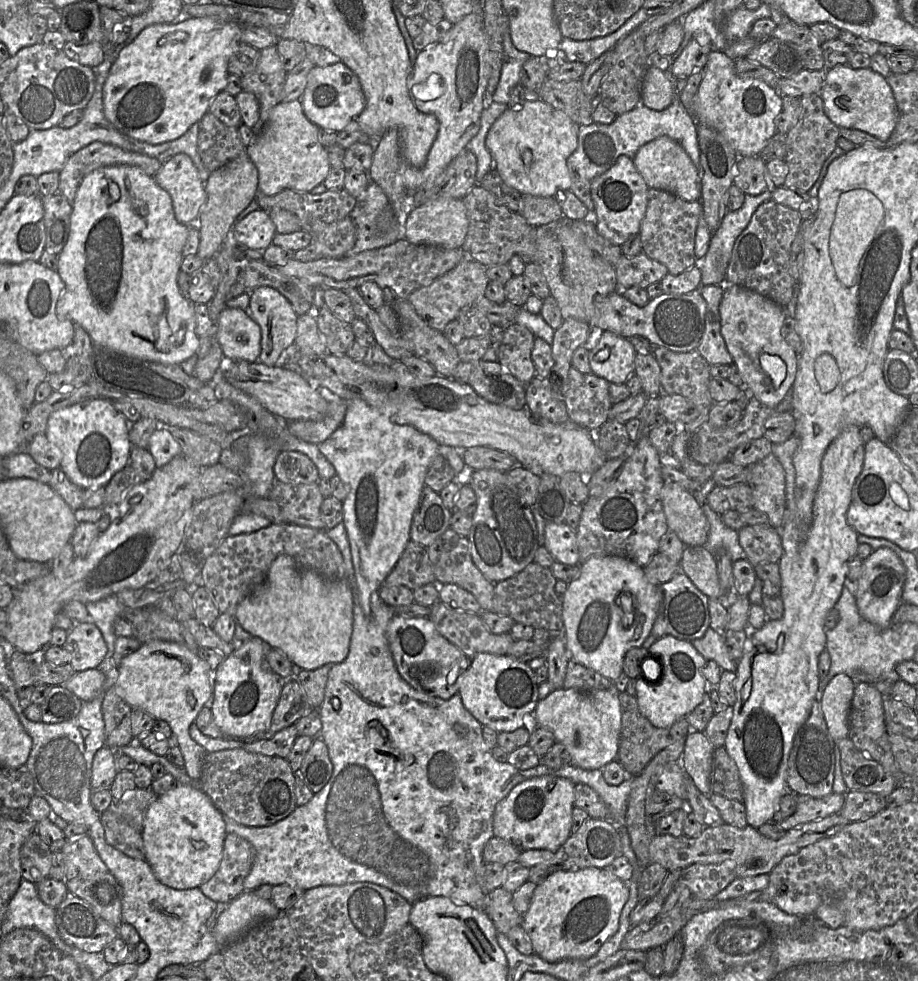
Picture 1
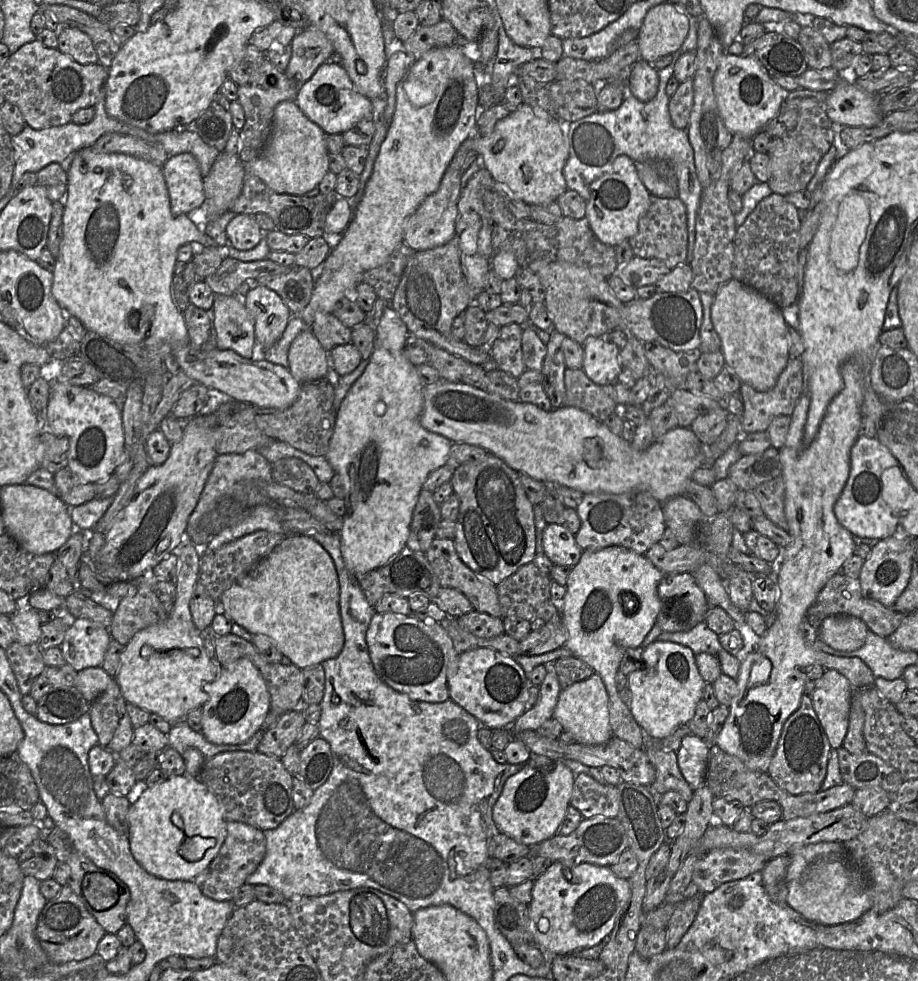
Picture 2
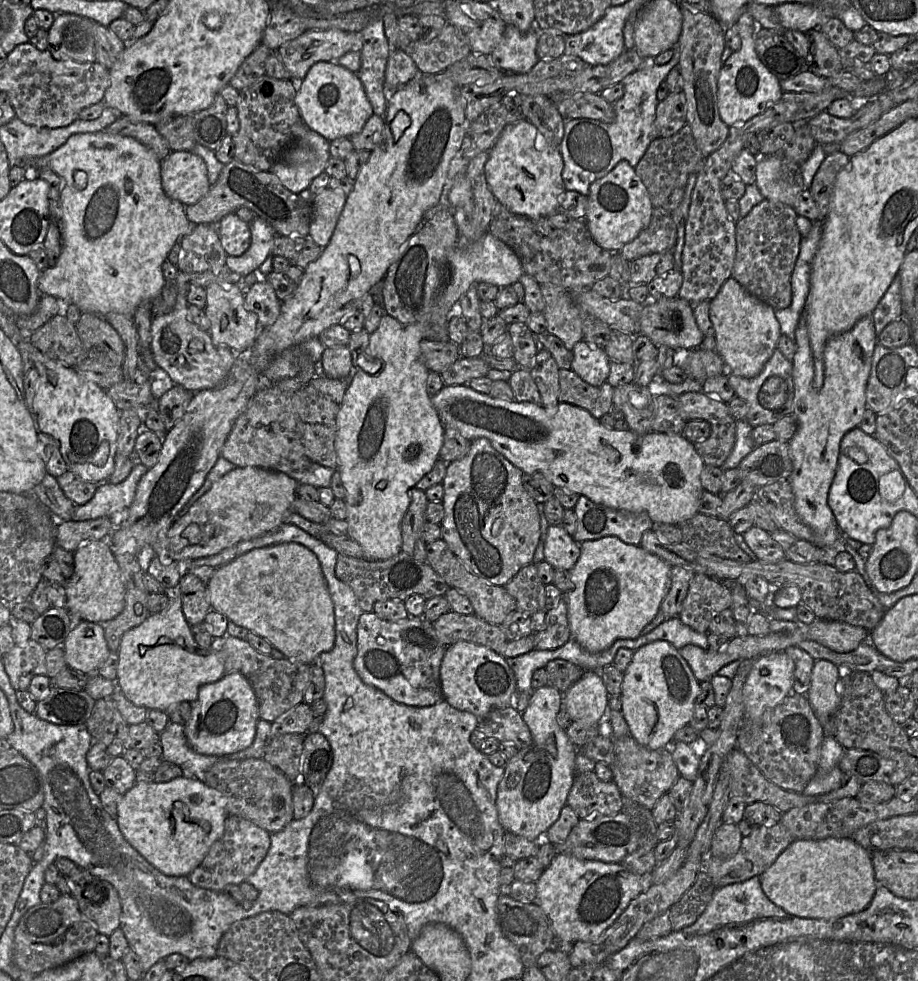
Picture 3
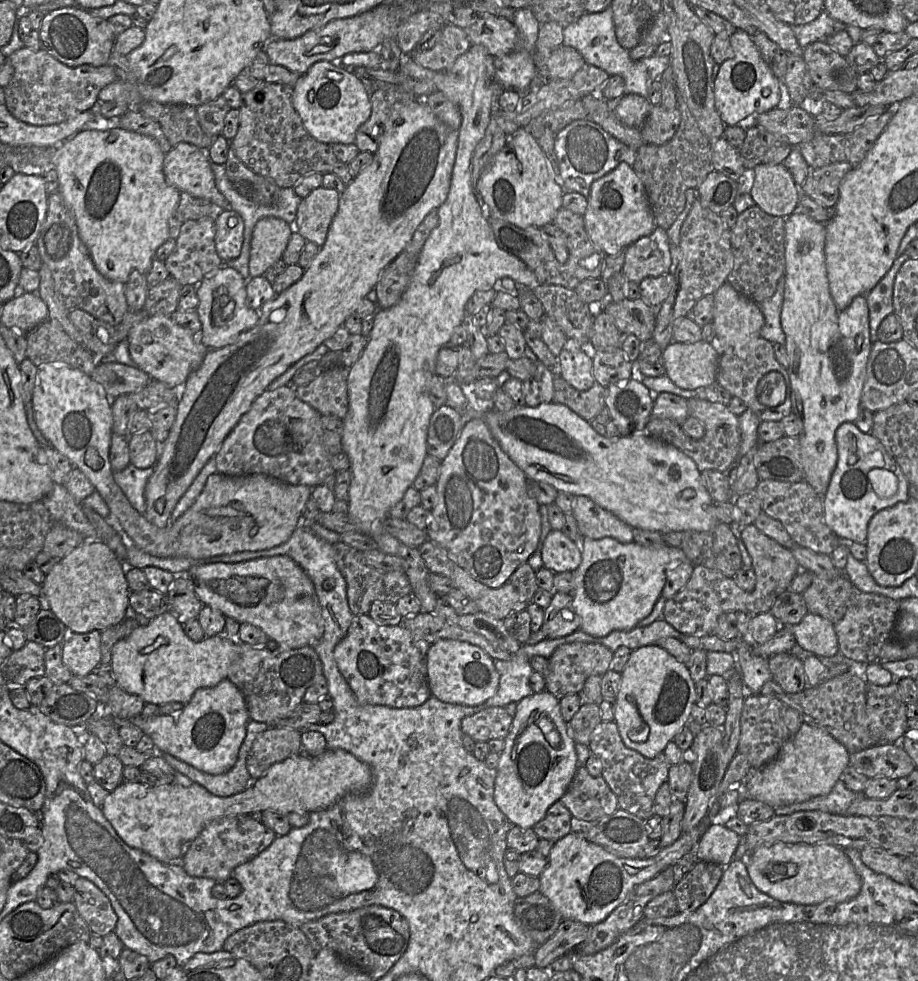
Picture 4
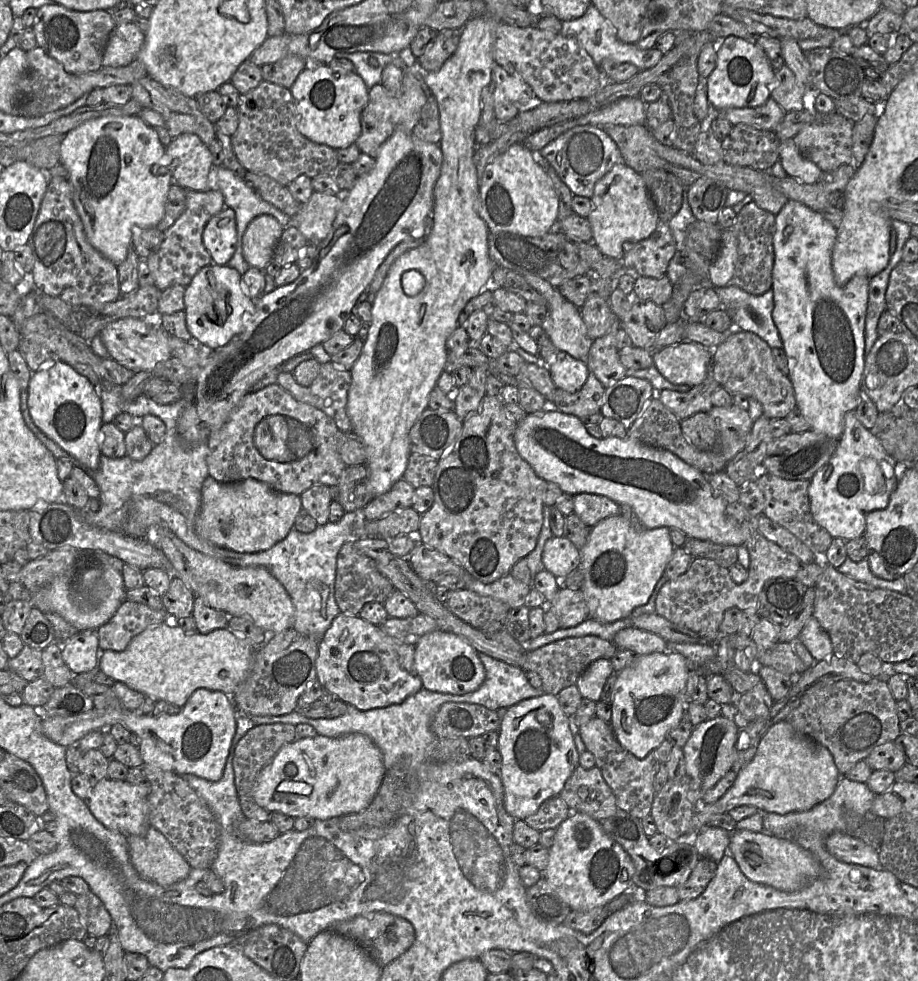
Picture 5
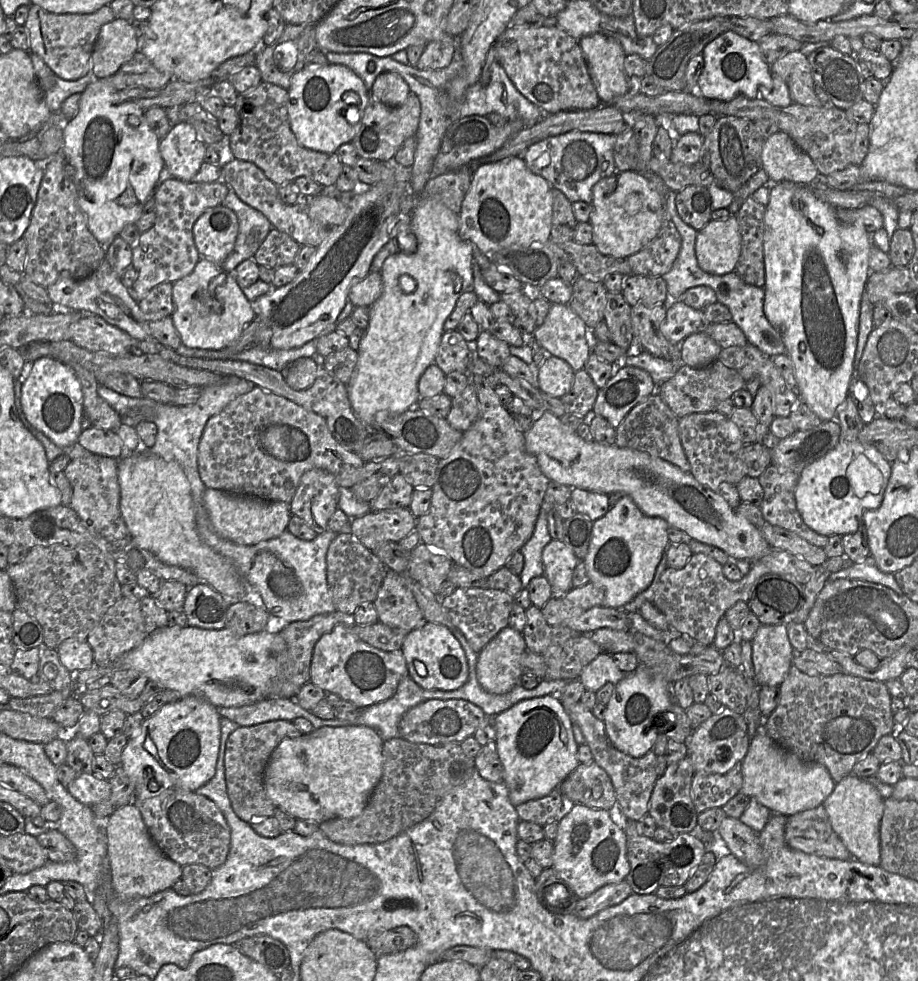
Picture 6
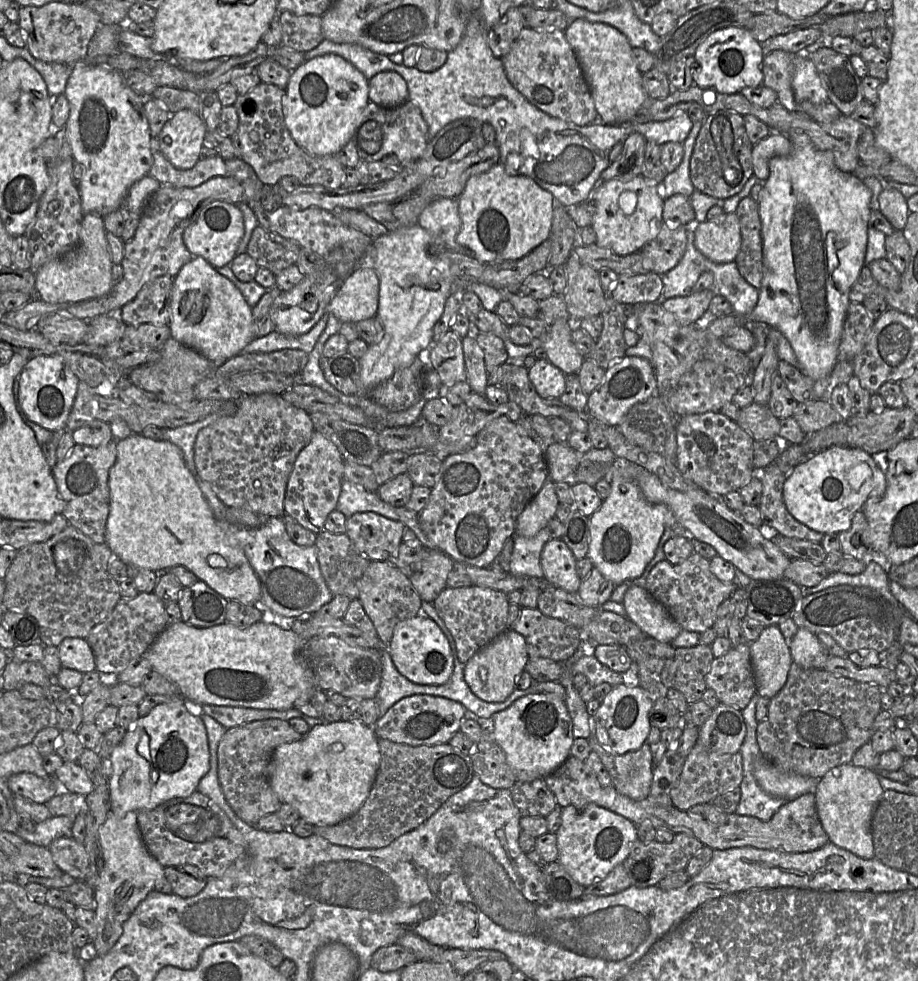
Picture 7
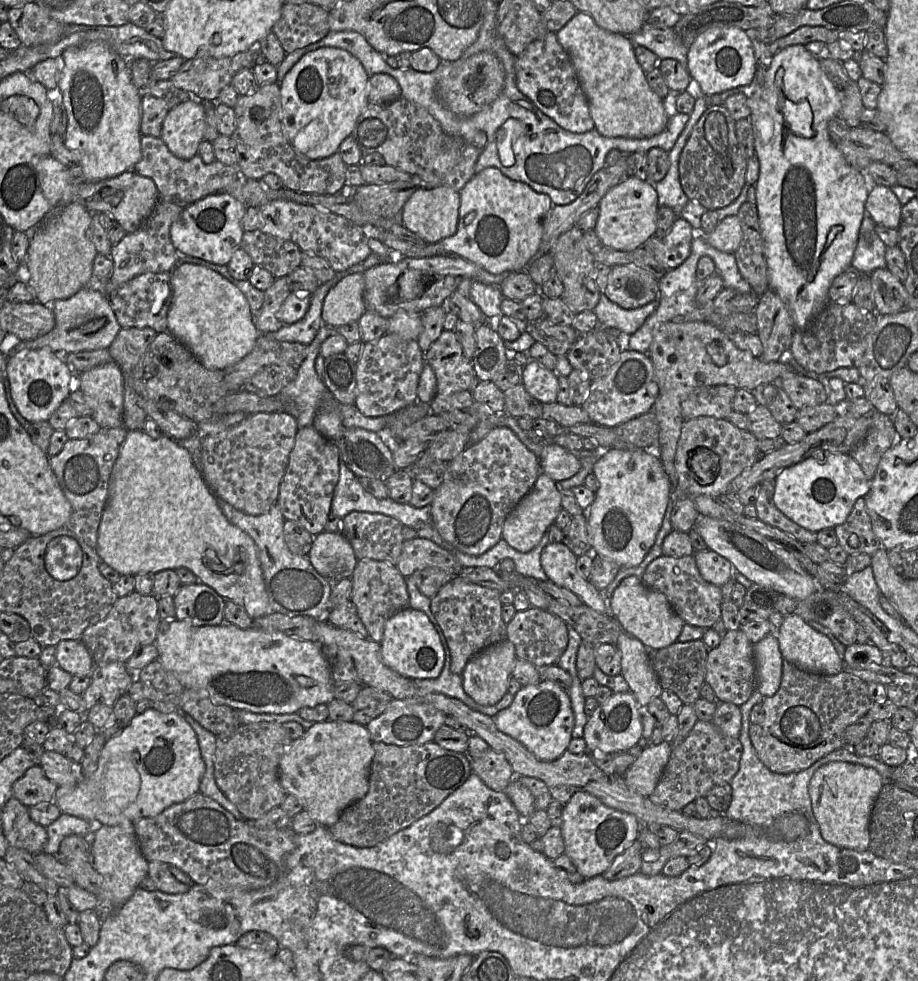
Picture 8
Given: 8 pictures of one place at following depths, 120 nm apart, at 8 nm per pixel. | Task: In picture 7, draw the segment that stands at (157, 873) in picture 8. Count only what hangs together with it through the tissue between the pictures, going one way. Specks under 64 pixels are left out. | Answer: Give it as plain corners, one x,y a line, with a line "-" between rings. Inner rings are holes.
196,866
164,867
165,879
171,884
172,894
190,898
199,894
207,885
207,878

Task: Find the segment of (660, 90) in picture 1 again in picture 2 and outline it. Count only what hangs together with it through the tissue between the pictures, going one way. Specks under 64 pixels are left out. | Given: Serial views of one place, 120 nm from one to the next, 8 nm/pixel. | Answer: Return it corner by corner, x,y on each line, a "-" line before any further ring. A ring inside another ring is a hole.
639,59
629,69
628,93
642,102
654,99
659,87
657,71
649,62

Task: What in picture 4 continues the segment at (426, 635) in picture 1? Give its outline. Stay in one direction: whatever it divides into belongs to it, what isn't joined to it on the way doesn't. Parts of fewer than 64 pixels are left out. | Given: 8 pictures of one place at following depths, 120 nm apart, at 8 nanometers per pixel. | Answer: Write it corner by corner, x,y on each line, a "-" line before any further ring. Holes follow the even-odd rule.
368,614
354,615
346,636
334,649
334,658
359,703
413,708
431,697
427,678
430,646
402,626
381,626

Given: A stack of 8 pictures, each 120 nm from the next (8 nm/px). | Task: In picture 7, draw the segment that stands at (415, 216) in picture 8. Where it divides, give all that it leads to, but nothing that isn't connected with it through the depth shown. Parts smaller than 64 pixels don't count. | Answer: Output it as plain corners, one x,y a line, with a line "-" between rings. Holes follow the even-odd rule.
457,199
434,200
421,212
417,224
436,237
436,243
442,243
454,252
471,255
456,242
456,236
461,230

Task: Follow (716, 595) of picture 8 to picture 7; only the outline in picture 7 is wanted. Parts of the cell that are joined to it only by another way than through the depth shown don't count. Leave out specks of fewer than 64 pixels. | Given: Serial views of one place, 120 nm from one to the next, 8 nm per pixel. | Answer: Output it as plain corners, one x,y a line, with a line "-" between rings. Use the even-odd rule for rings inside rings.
693,552
685,561
679,564
672,564
666,559
658,562
646,579
646,589
649,594
665,607
681,628
697,633
702,633
713,627
718,607
725,599
730,598
738,587
740,586
732,582
720,581
711,572
709,560
696,552

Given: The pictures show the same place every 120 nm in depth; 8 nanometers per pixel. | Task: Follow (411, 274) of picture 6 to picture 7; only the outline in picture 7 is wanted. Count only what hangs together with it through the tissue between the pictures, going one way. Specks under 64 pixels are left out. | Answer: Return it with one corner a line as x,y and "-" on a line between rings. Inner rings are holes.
418,224
374,238
373,269
380,282
376,317
382,326
382,337
359,359
363,393
389,379
398,369
410,366
432,345
433,327
446,300
455,292
450,265
429,254
430,246
436,242
436,237

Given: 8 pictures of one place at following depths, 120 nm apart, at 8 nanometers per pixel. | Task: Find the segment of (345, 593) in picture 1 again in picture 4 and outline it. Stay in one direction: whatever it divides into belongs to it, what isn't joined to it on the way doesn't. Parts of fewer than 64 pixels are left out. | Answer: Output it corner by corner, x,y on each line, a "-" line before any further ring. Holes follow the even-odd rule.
288,556
195,565
187,573
203,605
239,623
249,623
260,628
281,648
313,647
323,636
324,620
313,582

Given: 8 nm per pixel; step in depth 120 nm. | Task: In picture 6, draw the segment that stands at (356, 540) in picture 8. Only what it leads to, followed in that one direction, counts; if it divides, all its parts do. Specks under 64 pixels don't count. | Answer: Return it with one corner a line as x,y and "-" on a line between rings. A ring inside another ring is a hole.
408,508
369,513
351,520
351,534
373,553
387,542
399,542
416,527
417,518

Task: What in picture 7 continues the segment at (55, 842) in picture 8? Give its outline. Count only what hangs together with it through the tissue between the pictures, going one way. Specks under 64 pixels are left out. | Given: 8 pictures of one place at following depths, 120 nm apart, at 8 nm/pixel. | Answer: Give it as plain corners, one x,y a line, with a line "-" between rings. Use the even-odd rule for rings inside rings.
74,814
50,817
41,823
35,824
32,831
27,831
19,826
15,834
28,843
48,848
53,840
70,834
74,819

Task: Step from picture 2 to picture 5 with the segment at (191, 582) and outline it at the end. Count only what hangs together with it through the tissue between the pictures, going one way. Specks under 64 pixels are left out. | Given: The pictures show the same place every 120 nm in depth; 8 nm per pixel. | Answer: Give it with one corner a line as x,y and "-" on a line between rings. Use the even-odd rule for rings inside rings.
168,616
166,622
150,626
133,637
124,651
100,651
98,667
155,701
165,700
183,707
196,689
206,688
226,693
235,705
233,694
247,677
256,649
228,627
208,634
186,633
176,620

